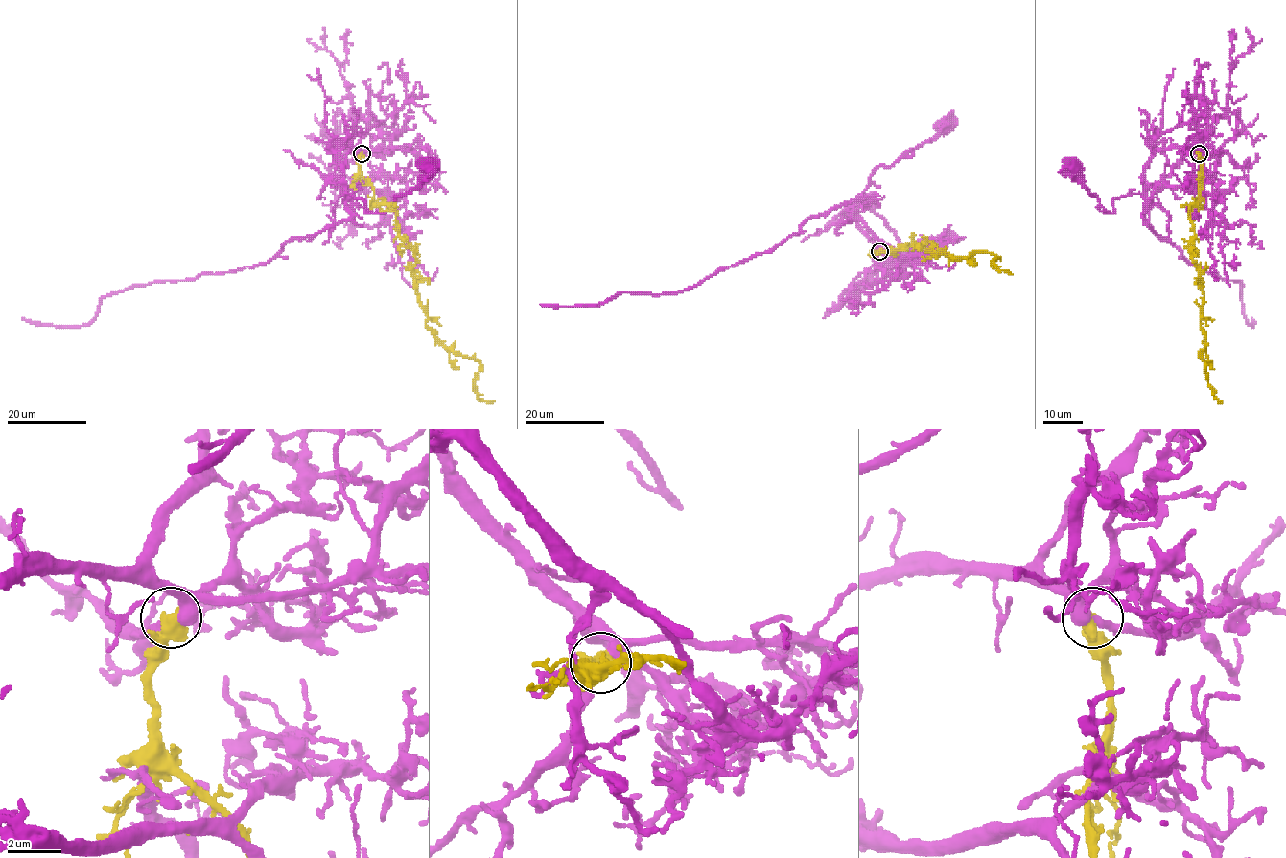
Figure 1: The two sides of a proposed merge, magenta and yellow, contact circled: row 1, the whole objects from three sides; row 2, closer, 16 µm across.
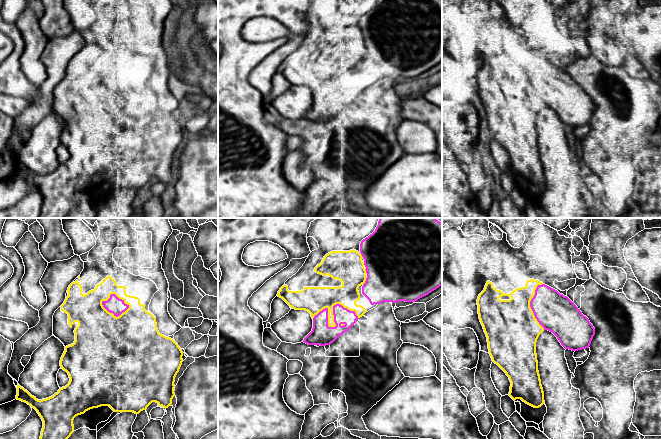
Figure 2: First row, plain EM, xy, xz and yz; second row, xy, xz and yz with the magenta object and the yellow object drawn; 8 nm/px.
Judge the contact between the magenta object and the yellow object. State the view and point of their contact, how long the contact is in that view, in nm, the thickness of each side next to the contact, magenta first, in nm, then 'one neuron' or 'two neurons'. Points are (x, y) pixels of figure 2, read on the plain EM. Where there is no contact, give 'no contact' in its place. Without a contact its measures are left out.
xz (334, 97) | 380 nm | 170/200 nm | two neurons

